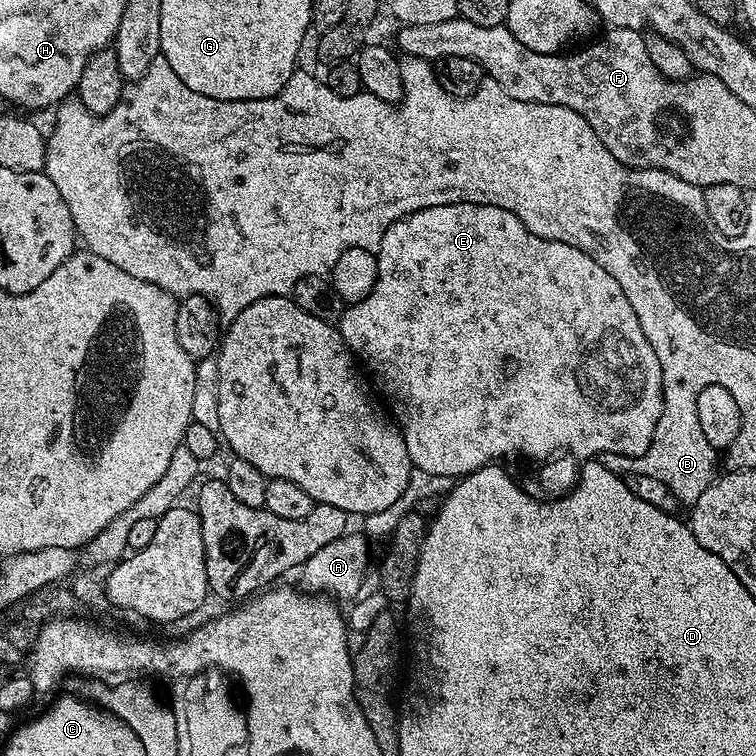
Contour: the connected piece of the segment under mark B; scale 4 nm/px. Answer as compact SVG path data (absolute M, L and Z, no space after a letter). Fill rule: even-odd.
M670 418L670 422L660 422L656 437L643 456L631 461L631 471L635 474L650 474L658 478L658 482L666 482L666 486L670 486L680 499L681 505L691 506L706 491L706 486L717 479L716 456L718 449L710 446L702 426L696 420Z

